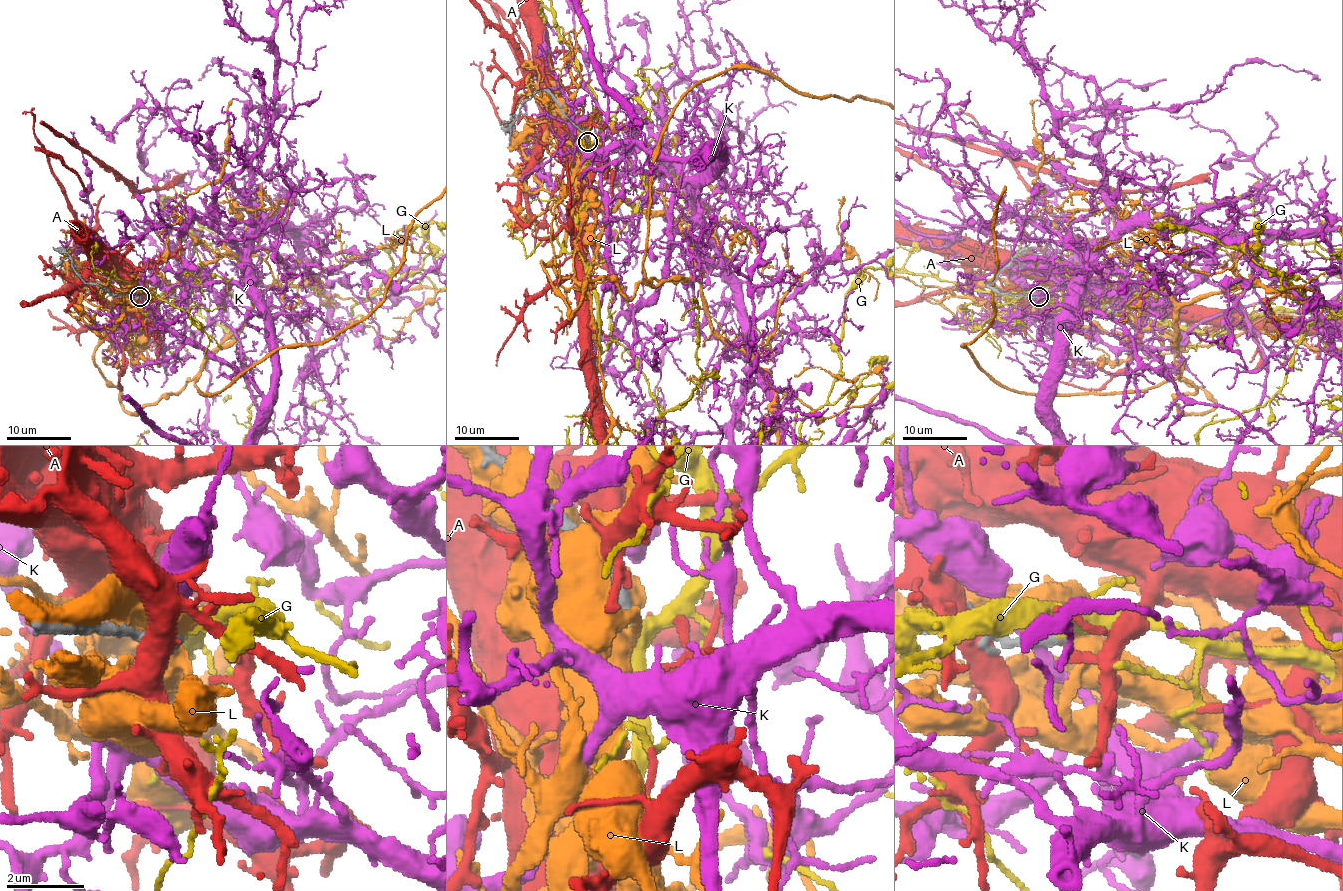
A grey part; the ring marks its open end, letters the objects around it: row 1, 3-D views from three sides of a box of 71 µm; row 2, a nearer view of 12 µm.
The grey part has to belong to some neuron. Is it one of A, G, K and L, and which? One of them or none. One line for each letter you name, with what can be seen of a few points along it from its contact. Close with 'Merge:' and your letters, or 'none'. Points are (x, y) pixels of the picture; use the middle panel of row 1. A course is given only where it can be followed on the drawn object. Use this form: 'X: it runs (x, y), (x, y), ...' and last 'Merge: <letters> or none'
Merge: G

